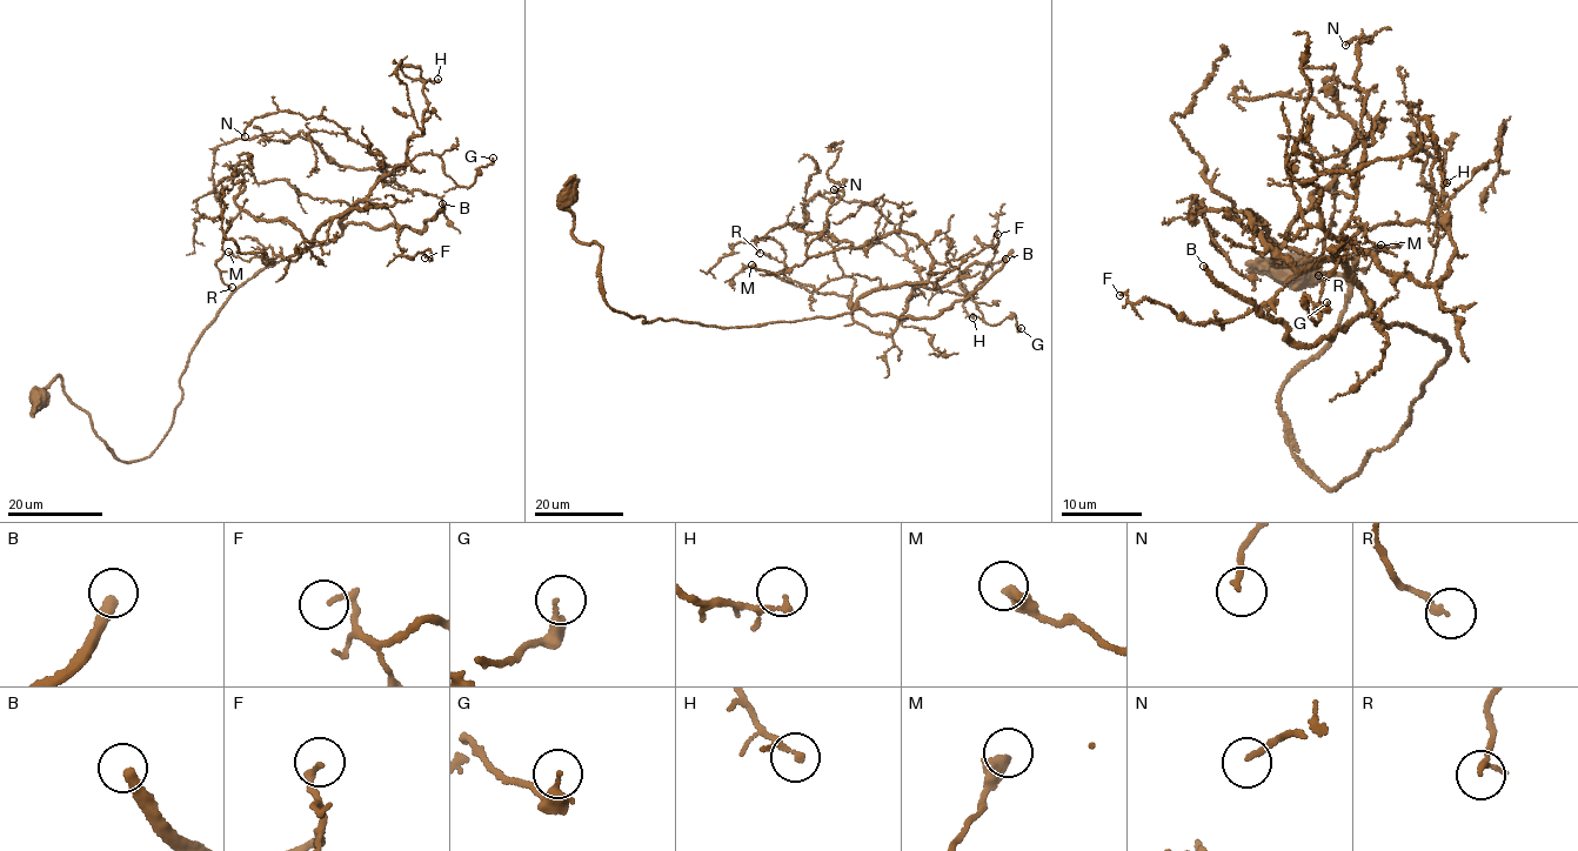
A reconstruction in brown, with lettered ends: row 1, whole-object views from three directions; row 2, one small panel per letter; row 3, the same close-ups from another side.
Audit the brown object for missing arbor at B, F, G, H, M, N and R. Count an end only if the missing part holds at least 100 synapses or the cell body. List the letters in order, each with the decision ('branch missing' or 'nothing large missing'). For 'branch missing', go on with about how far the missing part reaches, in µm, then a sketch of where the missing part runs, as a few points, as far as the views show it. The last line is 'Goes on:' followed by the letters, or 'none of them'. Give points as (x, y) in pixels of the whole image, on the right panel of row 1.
B: branch missing; missing 60 µm; course (1203, 266), (1178, 232), (1209, 226), (1171, 186), (1134, 207), (1136, 256), (1145, 246), (1128, 228), (1157, 229)
F: nothing large missing
G: nothing large missing
H: nothing large missing
M: nothing large missing
N: nothing large missing
R: nothing large missing
Goes on: B

